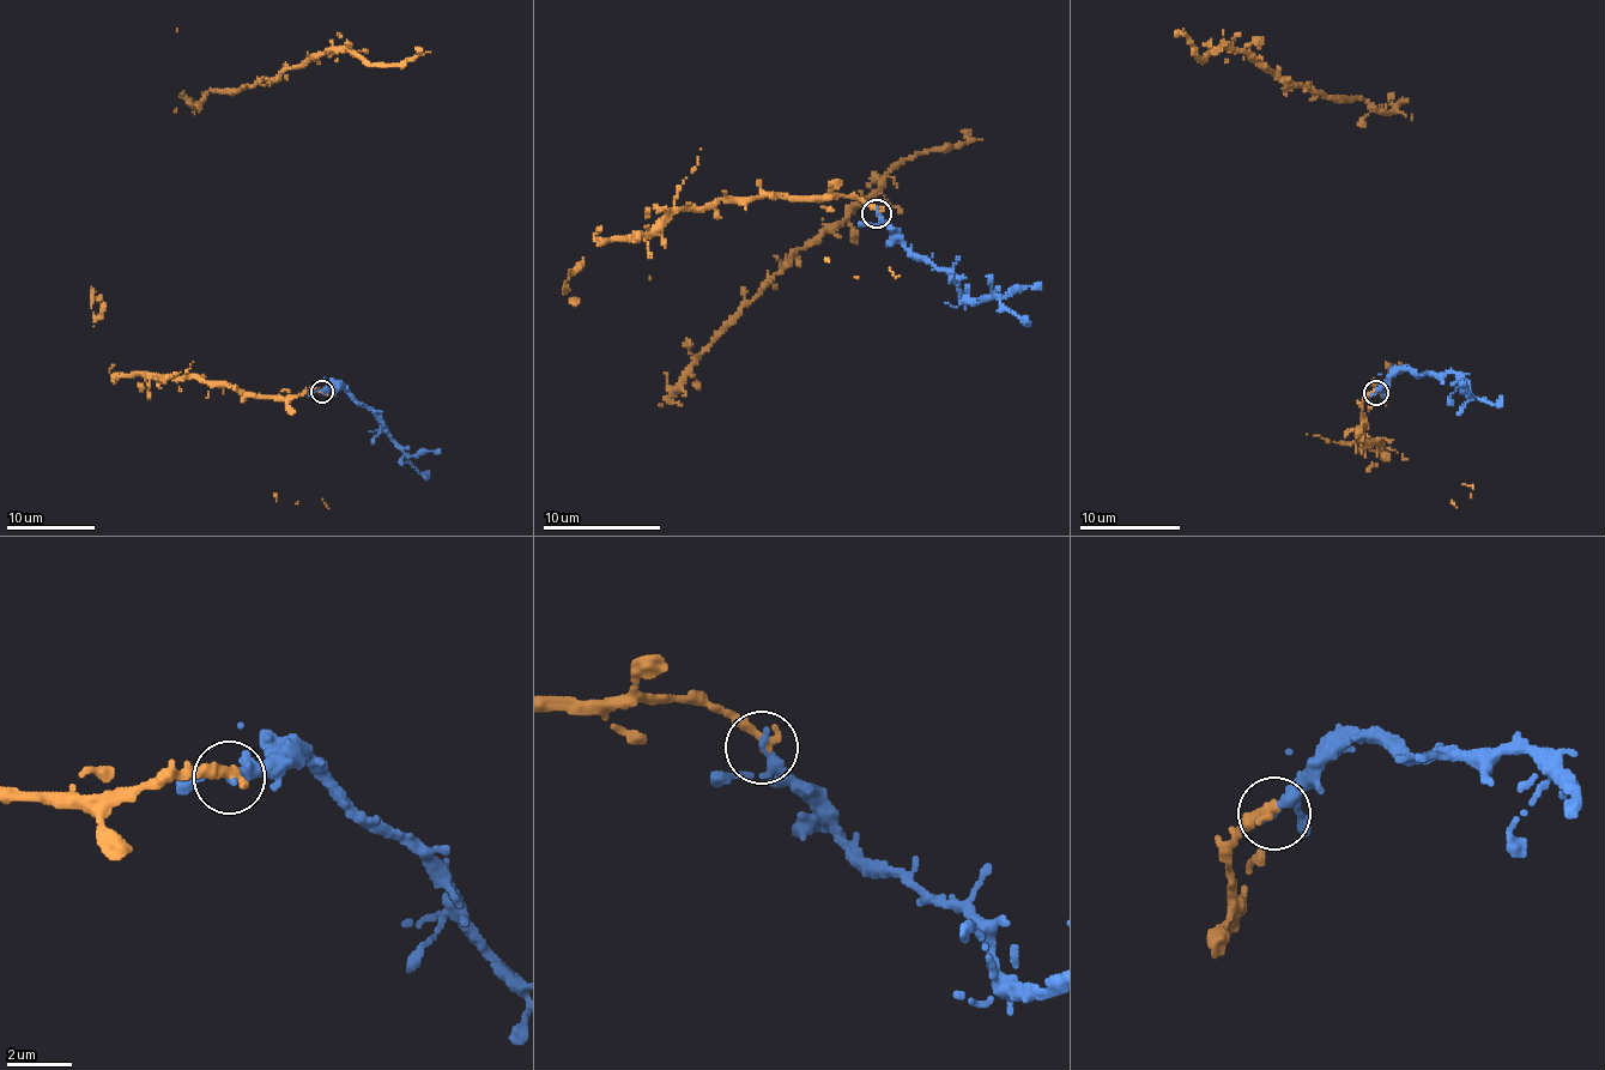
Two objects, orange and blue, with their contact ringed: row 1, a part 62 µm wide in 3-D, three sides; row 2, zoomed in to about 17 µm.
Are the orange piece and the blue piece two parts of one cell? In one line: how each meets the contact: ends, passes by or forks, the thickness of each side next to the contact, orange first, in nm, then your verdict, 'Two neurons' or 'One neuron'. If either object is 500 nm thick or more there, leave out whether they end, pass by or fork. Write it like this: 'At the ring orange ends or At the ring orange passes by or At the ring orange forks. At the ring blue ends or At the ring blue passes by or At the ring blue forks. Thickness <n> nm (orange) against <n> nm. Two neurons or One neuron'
At the ring orange ends. At the ring blue passes by. Thickness 400 nm (orange) against 260 nm. One neuron

